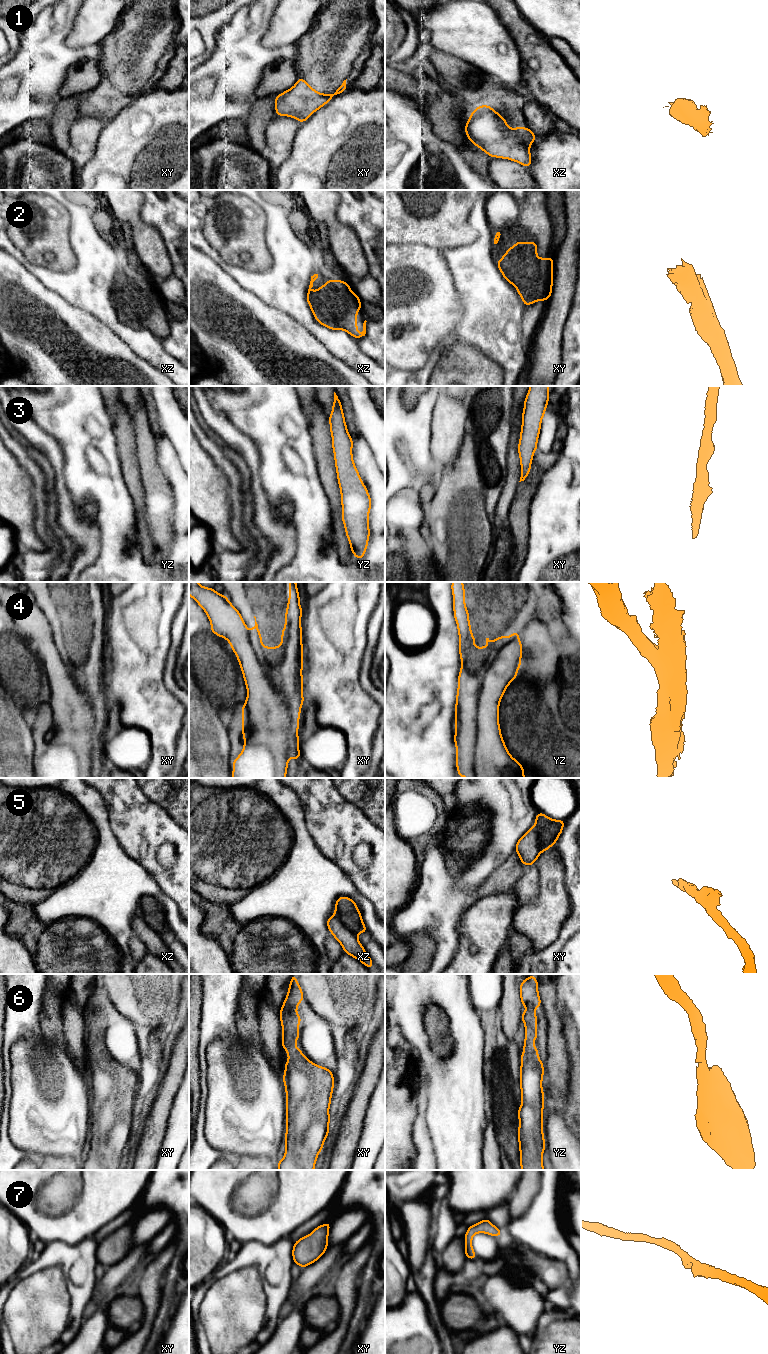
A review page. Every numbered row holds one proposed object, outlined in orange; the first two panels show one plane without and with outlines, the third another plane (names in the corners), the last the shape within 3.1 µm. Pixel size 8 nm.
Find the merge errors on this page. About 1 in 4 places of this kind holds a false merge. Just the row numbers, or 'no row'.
4, 5

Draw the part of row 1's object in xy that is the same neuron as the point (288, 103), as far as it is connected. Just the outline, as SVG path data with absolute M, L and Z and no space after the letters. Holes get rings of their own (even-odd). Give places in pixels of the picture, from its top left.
M298 78L292 88L275 96L275 111L279 116L293 117L302 123L334 96L344 92L347 89L346 80L329 95L315 91L304 79Z

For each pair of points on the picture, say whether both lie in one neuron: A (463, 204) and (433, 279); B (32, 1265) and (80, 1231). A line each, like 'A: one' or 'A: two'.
A: two
B: two

